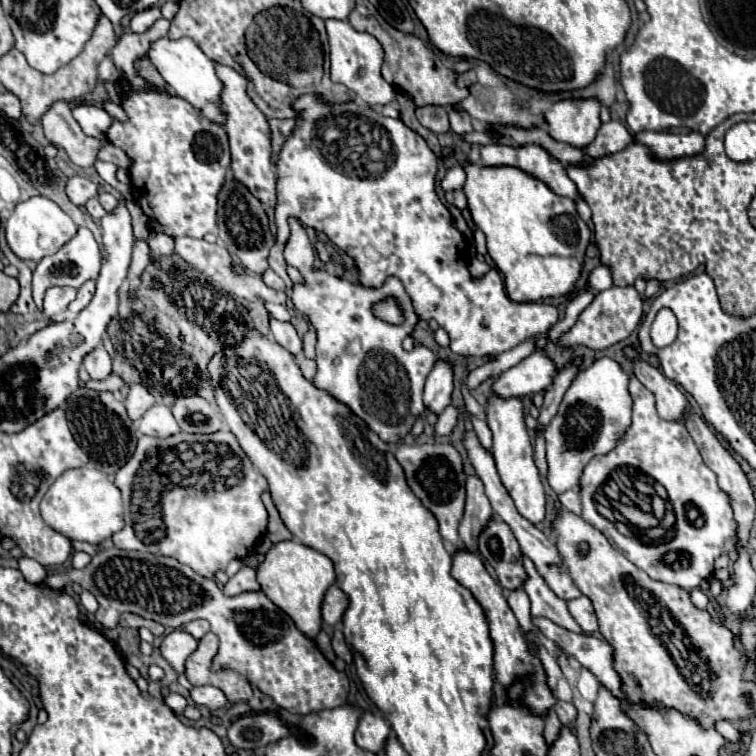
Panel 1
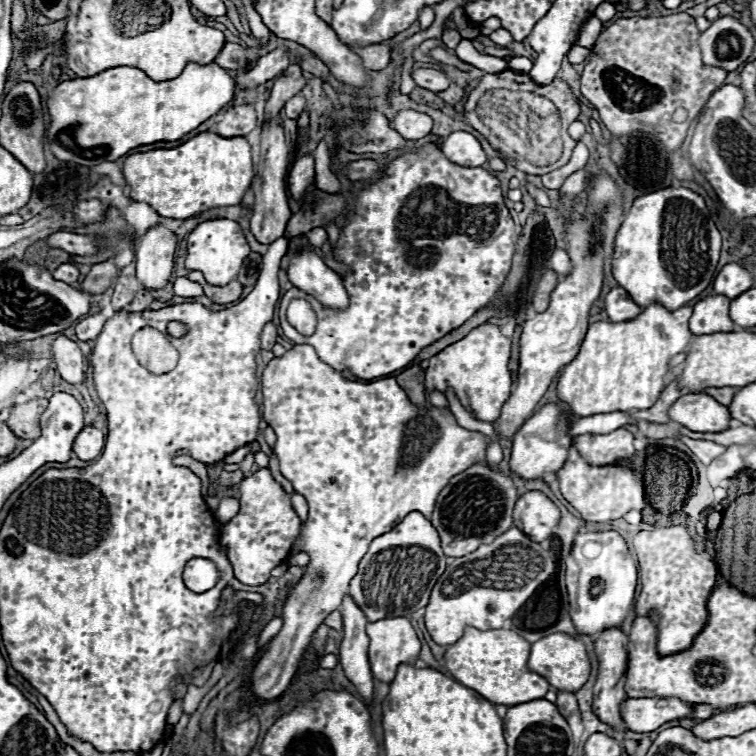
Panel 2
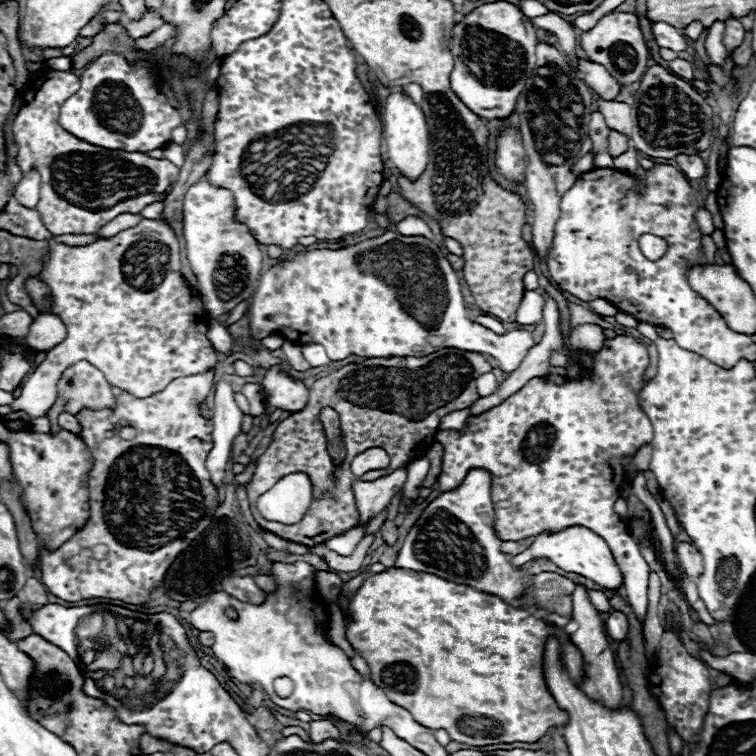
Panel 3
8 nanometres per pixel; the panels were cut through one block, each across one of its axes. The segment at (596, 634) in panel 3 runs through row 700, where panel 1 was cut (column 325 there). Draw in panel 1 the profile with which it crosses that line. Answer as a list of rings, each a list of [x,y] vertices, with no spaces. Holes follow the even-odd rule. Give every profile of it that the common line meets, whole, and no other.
[[[334,584],[328,588],[324,604],[322,604],[322,618],[326,624],[336,624],[342,620],[342,614],[348,608],[348,596]]]

